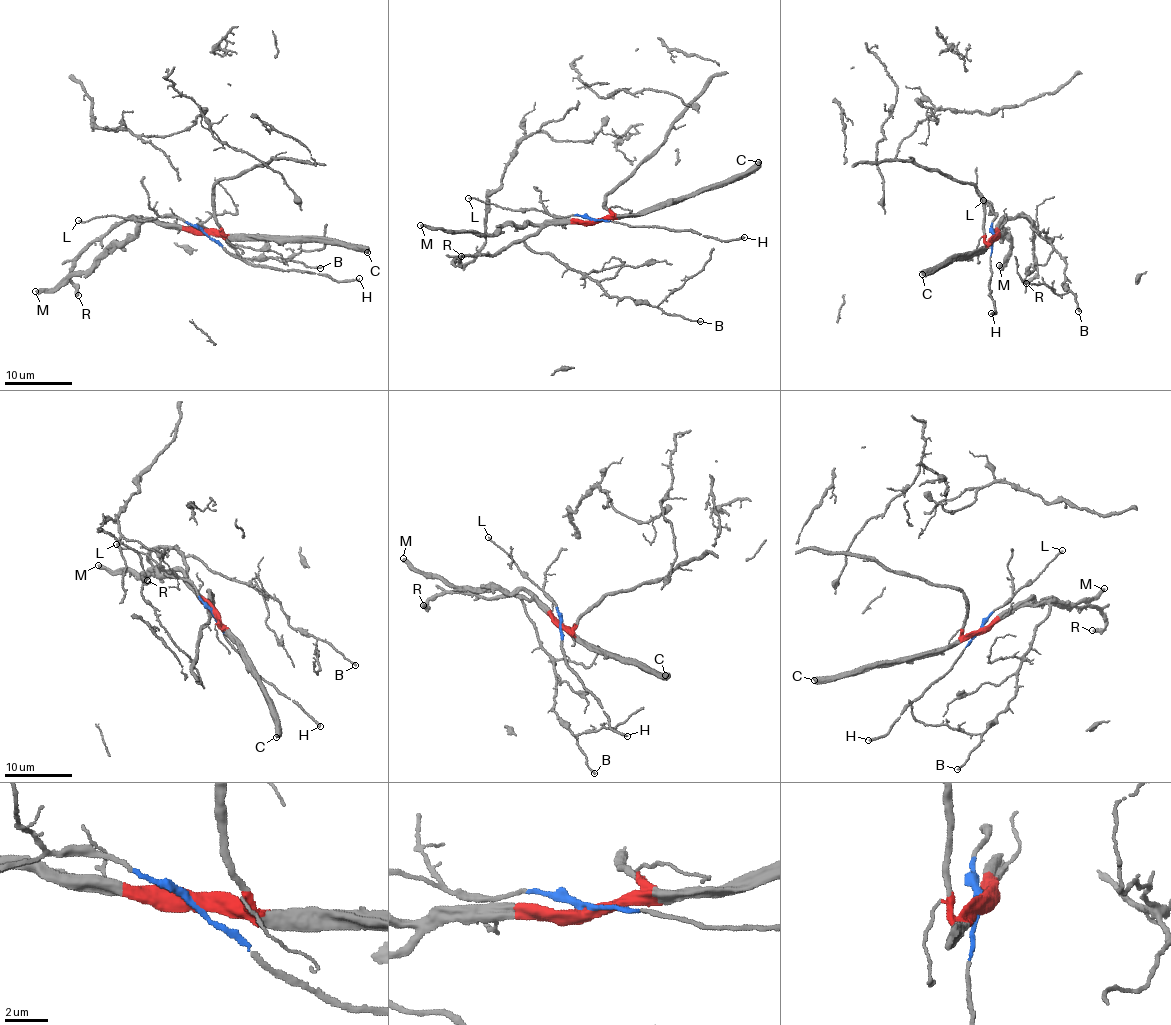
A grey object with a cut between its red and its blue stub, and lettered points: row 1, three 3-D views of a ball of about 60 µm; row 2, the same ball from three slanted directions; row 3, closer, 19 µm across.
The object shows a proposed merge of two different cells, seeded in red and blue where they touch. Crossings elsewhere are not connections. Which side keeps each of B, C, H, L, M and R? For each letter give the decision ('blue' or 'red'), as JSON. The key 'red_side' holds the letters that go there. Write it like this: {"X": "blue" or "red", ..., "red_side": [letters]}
{"B": "red", "C": "red", "H": "blue", "L": "blue", "M": "red", "R": "red", "red_side": ["B", "C", "M", "R"]}

